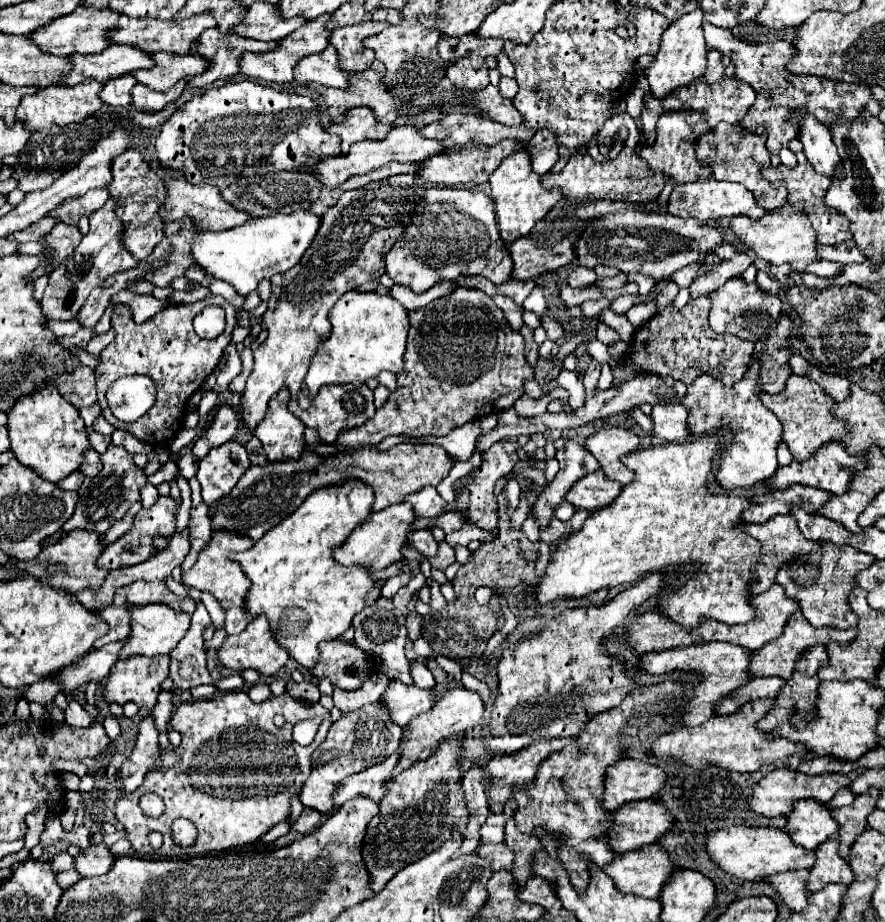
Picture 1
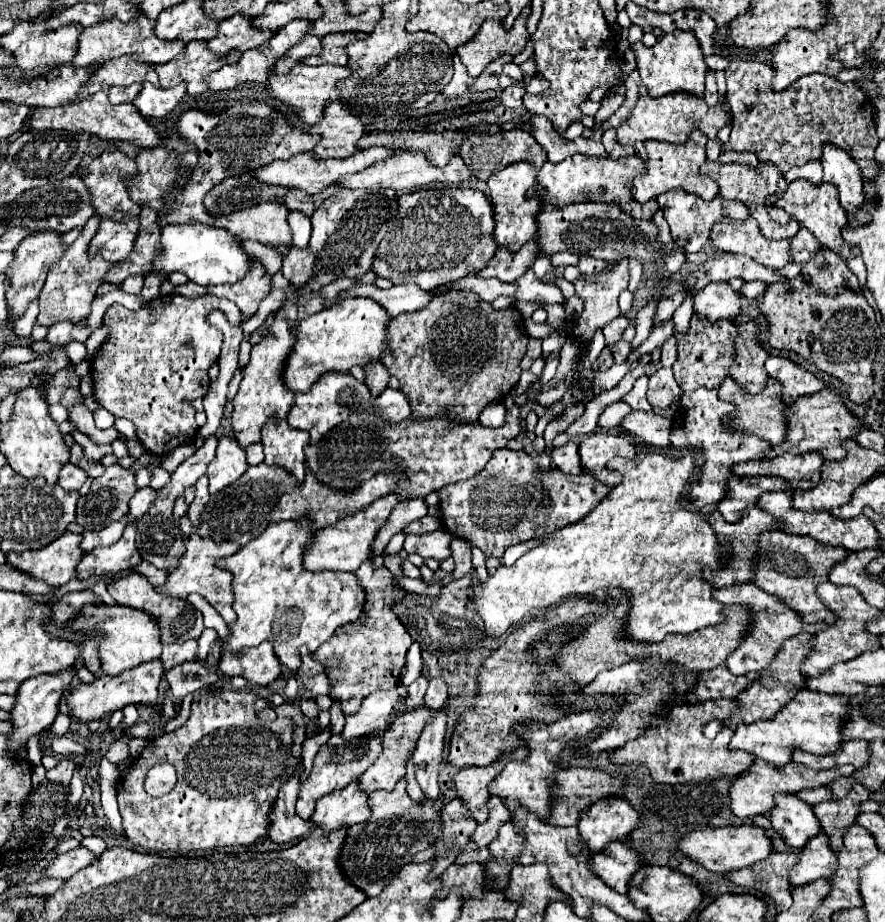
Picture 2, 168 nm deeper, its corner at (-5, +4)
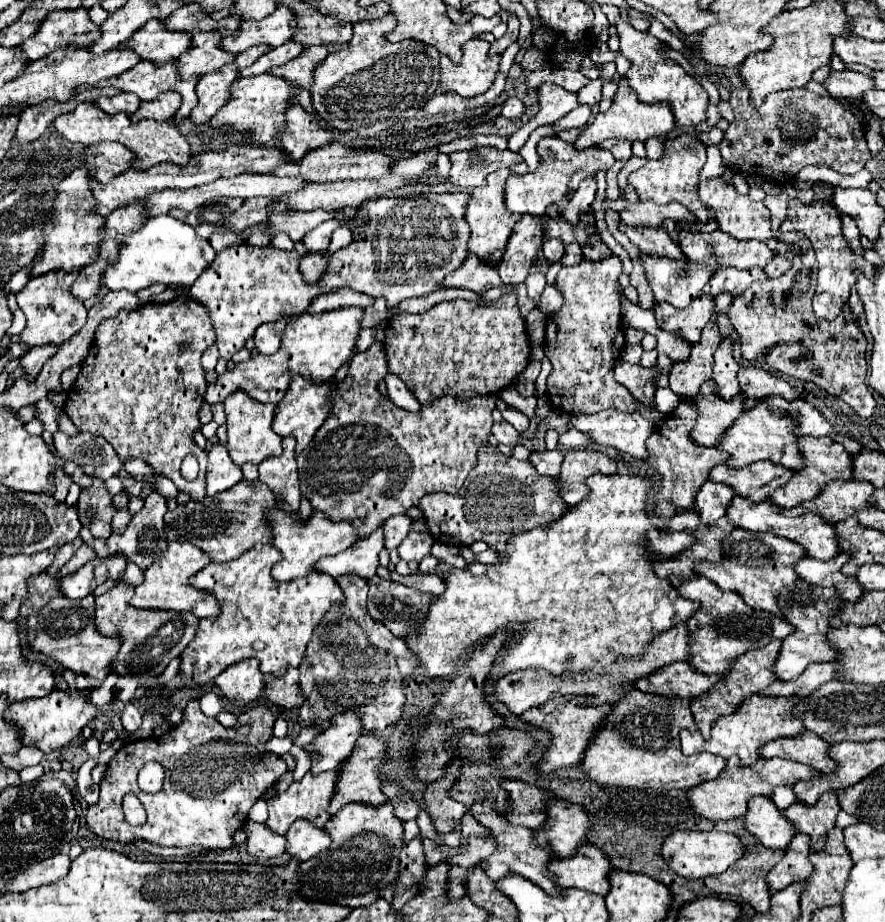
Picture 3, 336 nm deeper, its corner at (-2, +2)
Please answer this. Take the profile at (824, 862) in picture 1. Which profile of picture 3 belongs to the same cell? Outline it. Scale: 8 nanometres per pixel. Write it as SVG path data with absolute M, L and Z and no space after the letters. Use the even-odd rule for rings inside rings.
M800 834L786 848L786 856L770 870L770 888L782 890L792 882L804 882L812 876L814 866L810 862L810 836Z

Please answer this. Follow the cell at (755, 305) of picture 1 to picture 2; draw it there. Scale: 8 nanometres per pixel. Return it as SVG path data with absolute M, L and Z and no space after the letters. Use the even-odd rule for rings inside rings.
M711 282L705 290L693 296L695 316L705 318L709 322L717 322L721 318L731 318L741 310L741 296L731 290L727 282Z

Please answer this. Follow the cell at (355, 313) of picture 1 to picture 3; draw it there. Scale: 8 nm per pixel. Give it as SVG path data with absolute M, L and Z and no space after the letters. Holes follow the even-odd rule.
M338 308L322 312L322 316L298 316L298 320L292 320L286 326L286 332L282 332L282 348L276 354L270 356L258 354L254 360L234 364L234 368L218 376L218 382L208 384L206 402L208 404L224 402L228 394L244 390L258 402L278 404L284 398L290 380L296 372L312 380L332 378L336 370L342 364L350 362L350 358L356 354L356 342L362 318L364 318L362 308Z

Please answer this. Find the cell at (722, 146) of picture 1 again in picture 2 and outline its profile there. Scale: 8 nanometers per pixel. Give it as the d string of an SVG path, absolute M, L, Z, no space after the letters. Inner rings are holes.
M707 160L703 166L701 166L701 174L705 176L711 176L713 182L717 182L719 186L719 194L725 198L725 200L739 200L739 202L745 202L751 210L751 216L759 222L759 230L767 236L767 238L773 238L773 240L779 240L779 238L793 238L795 232L791 234L789 228L785 228L785 232L781 234L779 226L769 218L767 214L767 208L765 208L765 198L775 194L777 190L777 180L781 178L781 172L777 170L777 166L771 166L771 164L759 164L757 168L747 168L747 166L739 166L739 164L719 164L719 162L711 162Z

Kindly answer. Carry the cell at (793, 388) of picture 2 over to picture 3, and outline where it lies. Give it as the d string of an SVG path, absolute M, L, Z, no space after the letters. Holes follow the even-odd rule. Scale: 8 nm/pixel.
M758 366L740 368L738 380L740 380L742 392L746 396L746 408L752 400L764 400L766 396L782 396L788 402L802 400L802 394L796 388L792 388L786 380L782 380Z

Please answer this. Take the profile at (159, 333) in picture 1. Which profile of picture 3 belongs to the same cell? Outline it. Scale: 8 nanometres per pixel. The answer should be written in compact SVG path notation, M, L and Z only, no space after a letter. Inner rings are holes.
M180 294L168 304L150 302L136 310L122 310L114 318L106 318L98 324L92 348L84 358L74 388L68 392L66 414L84 432L98 434L110 442L122 460L128 460L128 456L140 458L150 464L156 474L170 478L178 490L188 492L192 500L204 500L207 452L194 442L194 432L202 428L198 410L206 392L206 378L200 366L200 356L214 342L216 332L208 308L192 300L188 294ZM182 342L188 344L186 350L180 350ZM188 454L196 456L200 462L200 476L194 482L188 482L180 476L180 464Z

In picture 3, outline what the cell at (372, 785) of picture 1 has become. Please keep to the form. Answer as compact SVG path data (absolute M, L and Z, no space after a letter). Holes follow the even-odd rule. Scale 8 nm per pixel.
M296 820L290 826L290 830L286 832L286 838L288 838L286 850L292 856L296 856L300 862L326 852L326 848L330 848L330 840L332 840L332 836L326 832L326 828L318 828L310 820Z

